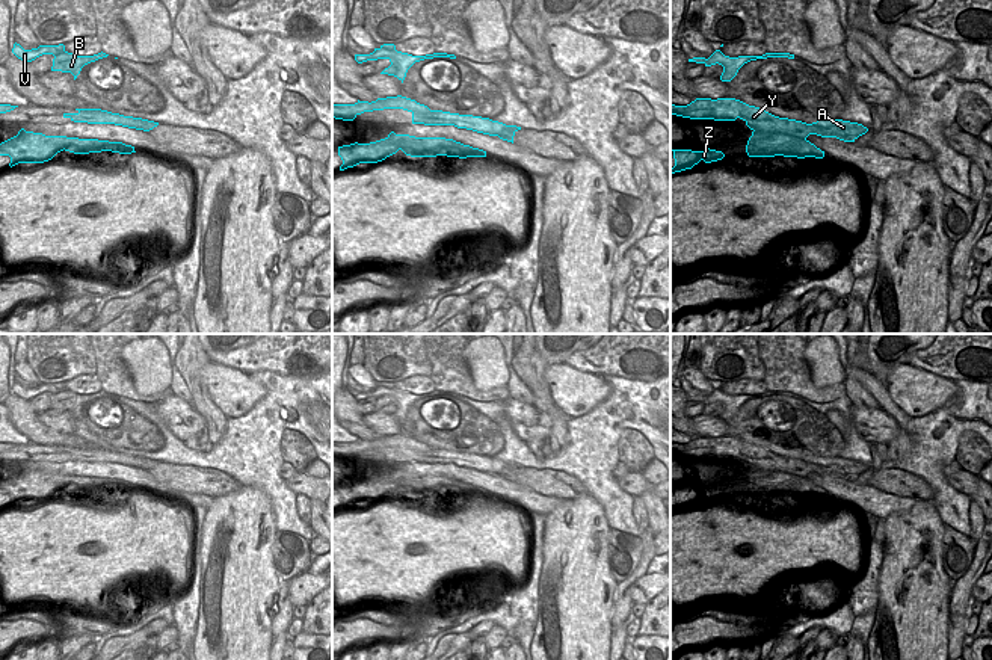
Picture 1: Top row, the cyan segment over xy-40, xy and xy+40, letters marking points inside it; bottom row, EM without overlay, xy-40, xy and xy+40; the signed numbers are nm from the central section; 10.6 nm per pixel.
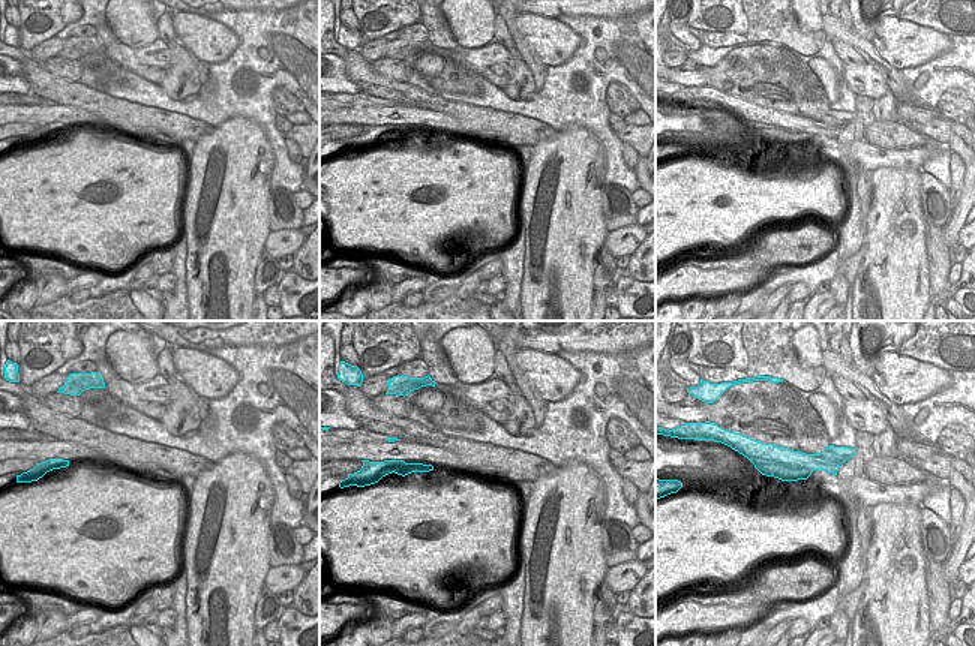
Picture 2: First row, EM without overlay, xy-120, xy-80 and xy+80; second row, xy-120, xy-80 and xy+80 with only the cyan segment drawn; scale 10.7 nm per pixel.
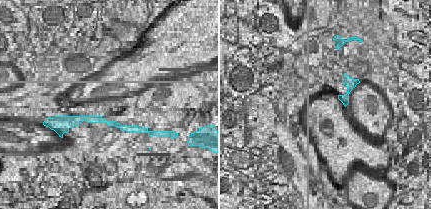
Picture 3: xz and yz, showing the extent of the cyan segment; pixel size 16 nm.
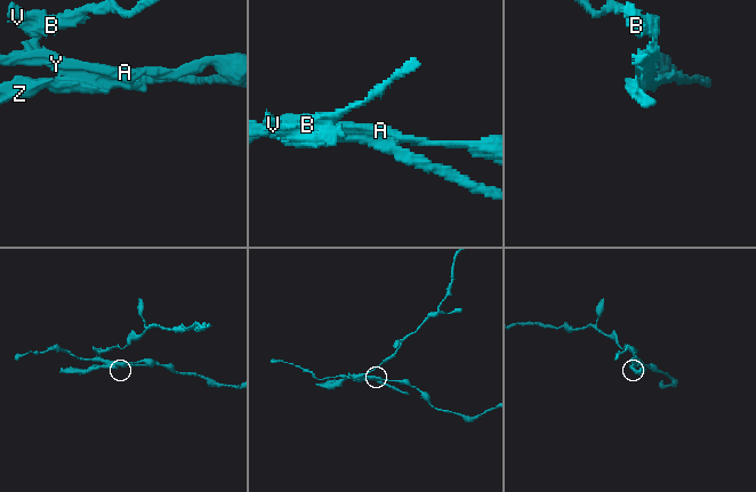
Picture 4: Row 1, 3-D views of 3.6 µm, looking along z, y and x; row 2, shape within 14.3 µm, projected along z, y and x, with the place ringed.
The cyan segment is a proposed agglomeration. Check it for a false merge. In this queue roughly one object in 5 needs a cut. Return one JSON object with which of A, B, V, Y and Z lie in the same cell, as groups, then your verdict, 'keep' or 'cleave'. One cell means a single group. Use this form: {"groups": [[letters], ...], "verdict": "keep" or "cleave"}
{"groups": [["A"], ["B", "V", "Y", "Z"]], "verdict": "cleave"}

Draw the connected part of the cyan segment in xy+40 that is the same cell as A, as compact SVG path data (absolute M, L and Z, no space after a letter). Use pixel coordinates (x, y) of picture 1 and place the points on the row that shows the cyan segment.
M818 119L809 125L820 127L826 133L838 136L862 136L868 131L862 124L843 119Z

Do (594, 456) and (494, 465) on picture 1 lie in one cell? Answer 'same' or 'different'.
different

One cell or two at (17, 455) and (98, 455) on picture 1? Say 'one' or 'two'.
one

